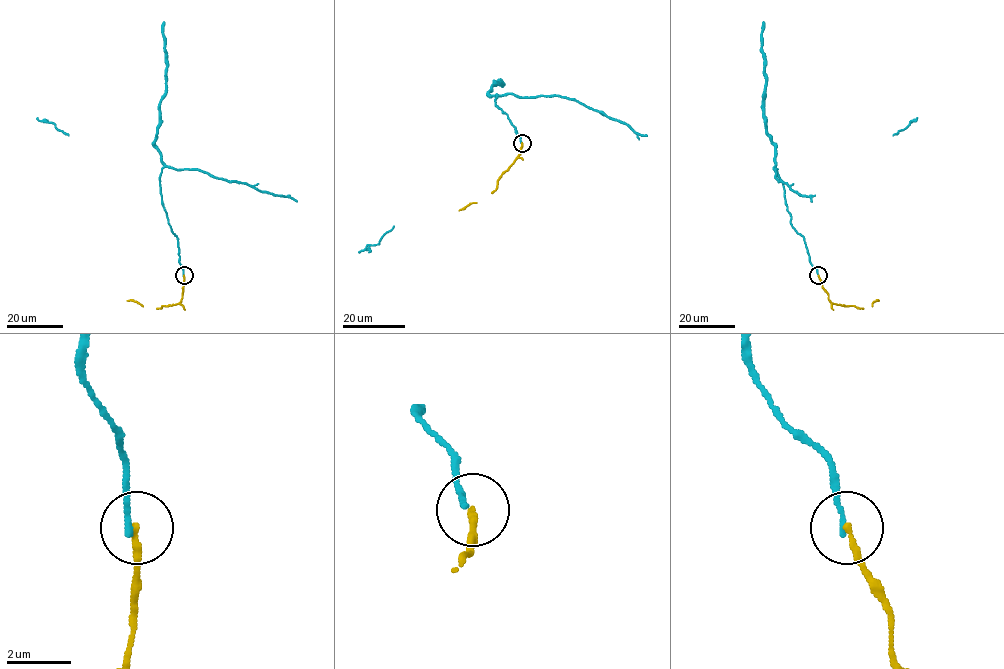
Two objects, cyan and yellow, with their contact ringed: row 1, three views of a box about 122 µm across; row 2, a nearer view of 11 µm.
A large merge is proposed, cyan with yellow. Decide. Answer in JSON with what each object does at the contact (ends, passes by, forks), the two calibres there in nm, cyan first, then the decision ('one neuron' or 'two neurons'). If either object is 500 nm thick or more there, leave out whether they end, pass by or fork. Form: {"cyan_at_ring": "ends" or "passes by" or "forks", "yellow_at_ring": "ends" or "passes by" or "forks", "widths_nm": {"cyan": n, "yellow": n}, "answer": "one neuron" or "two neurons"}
{"cyan_at_ring": "ends", "yellow_at_ring": "ends", "widths_nm": {"cyan": 160, "yellow": 200}, "answer": "one neuron"}

